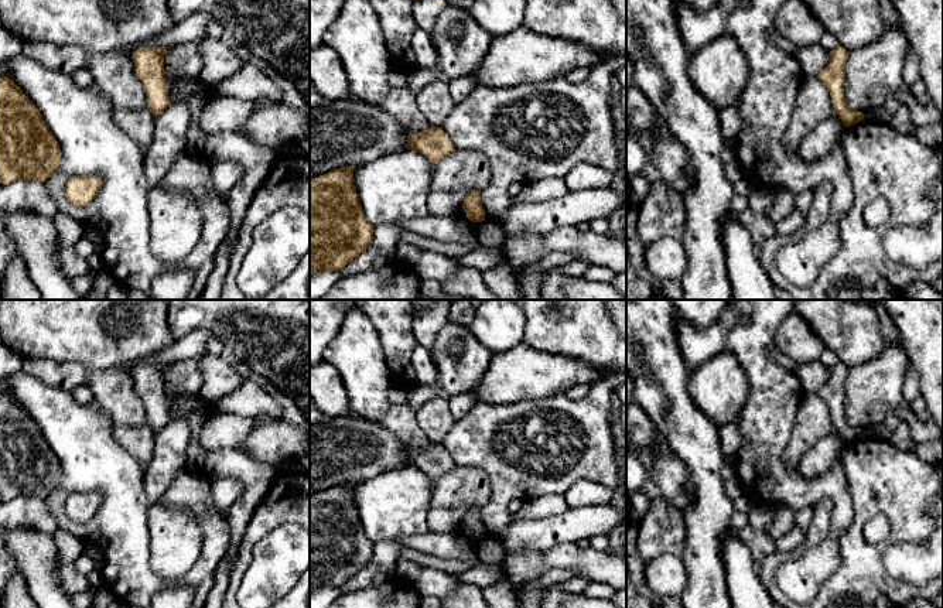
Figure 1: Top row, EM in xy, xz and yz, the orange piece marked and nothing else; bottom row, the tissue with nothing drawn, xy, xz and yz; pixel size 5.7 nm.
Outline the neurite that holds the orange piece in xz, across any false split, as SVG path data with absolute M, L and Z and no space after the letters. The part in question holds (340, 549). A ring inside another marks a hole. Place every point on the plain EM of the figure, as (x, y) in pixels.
M346 482L310 496L310 592L322 587L341 588L372 560L375 543L359 519L353 486Z

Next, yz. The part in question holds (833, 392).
M840 361L830 369L827 383L817 392L823 402L828 406L834 430L840 433L844 443L853 443L864 435L862 428L853 427L845 420L844 396L845 378L848 368Z

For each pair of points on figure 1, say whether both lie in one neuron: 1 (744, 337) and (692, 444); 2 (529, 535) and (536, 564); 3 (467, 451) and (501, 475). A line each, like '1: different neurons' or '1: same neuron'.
1: different neurons
2: different neurons
3: same neuron

